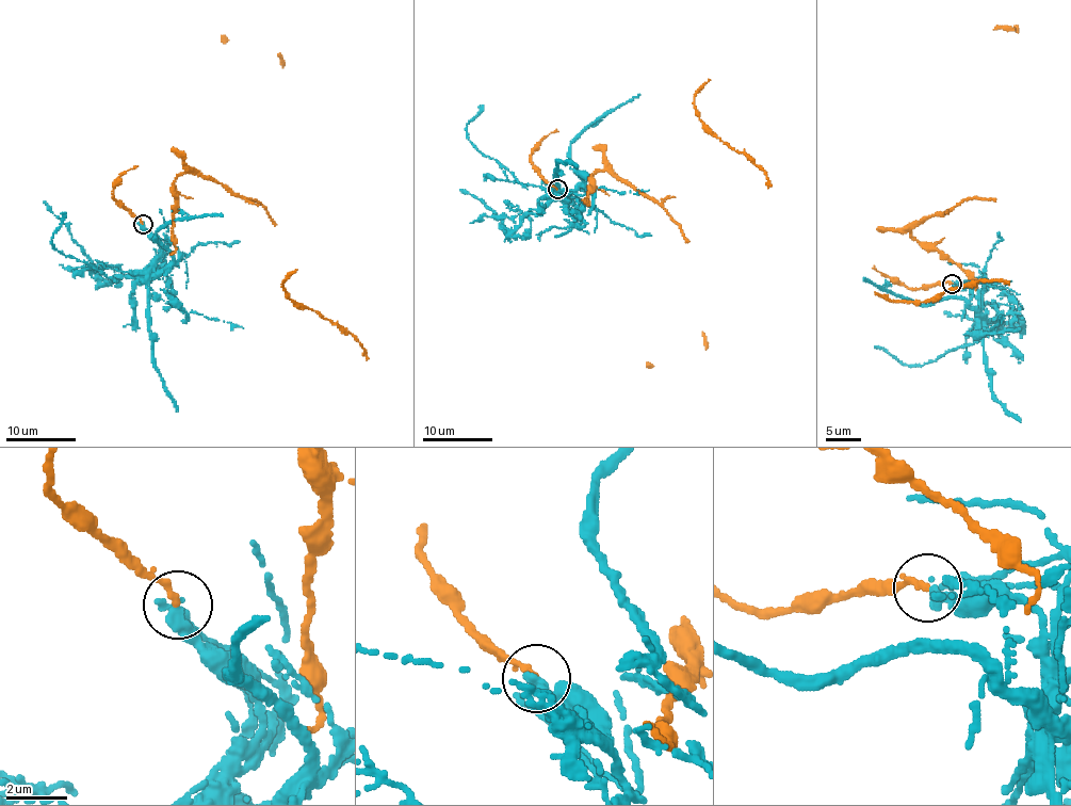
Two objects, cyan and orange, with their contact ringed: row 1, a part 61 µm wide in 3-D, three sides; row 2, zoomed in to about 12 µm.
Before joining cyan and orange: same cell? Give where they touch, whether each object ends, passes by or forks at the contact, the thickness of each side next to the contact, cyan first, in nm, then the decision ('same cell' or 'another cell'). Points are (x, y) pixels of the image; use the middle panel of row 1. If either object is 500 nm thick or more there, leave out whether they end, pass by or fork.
place (557, 189); cyan passes by; orange ends; calibres 280 and 220 nm; another cell

